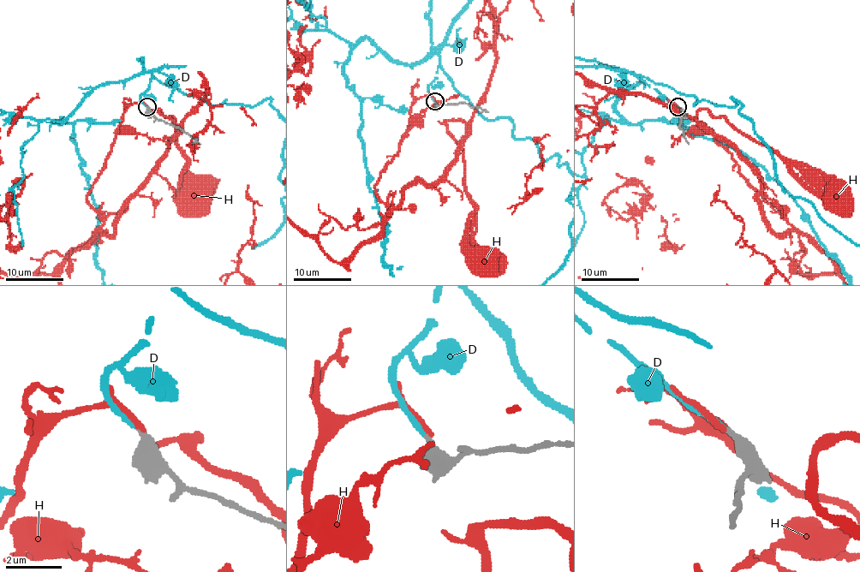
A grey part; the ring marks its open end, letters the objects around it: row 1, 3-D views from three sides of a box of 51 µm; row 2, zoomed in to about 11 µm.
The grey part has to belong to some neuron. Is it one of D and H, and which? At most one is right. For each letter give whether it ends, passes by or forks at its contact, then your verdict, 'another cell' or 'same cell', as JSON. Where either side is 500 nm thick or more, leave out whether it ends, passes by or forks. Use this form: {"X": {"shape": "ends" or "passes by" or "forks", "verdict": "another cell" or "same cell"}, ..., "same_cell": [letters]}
{"D": {"shape": "ends", "verdict": "same cell"}, "H": {"shape": "ends", "verdict": "another cell"}, "same_cell": ["D"]}

